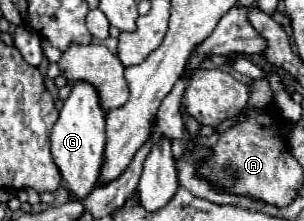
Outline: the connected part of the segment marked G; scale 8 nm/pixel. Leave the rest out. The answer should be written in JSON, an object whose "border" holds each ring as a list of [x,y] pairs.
{"border":[[[84,81],[72,85],[72,93],[64,101],[60,119],[56,121],[56,125],[52,129],[50,143],[52,143],[50,149],[52,149],[54,163],[62,173],[62,179],[64,179],[70,199],[72,201],[86,199],[98,183],[100,169],[104,163],[104,143],[106,143],[104,111],[98,103],[98,95],[92,85],[88,85]]]}

